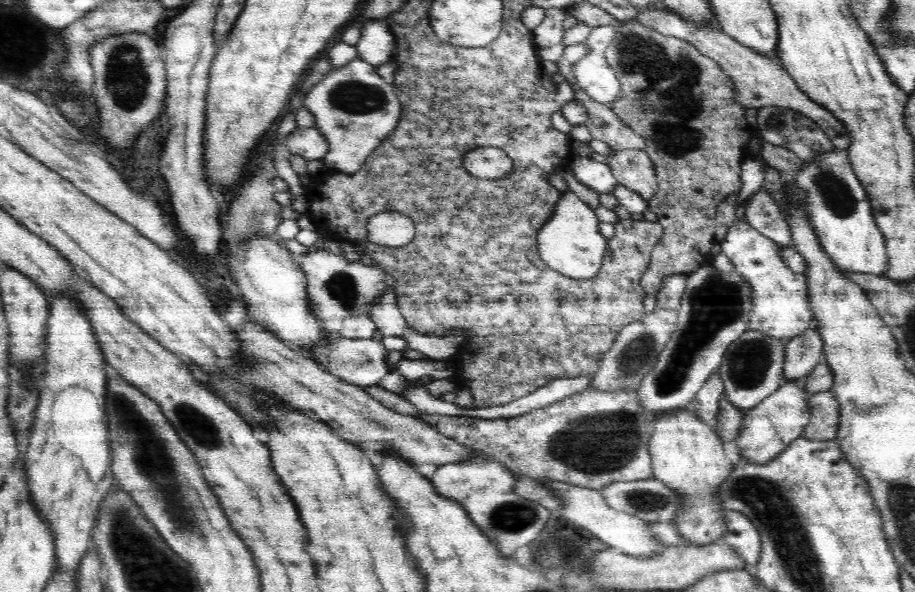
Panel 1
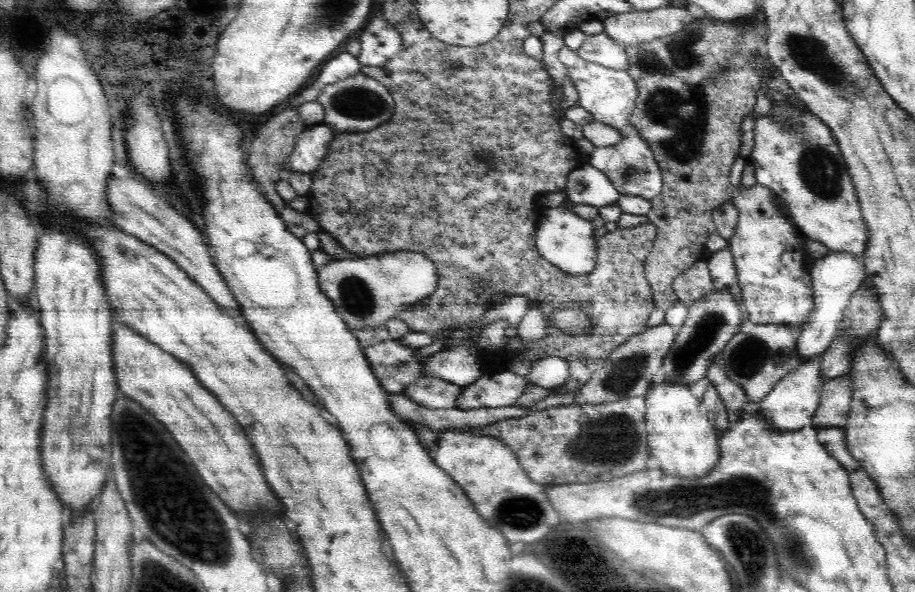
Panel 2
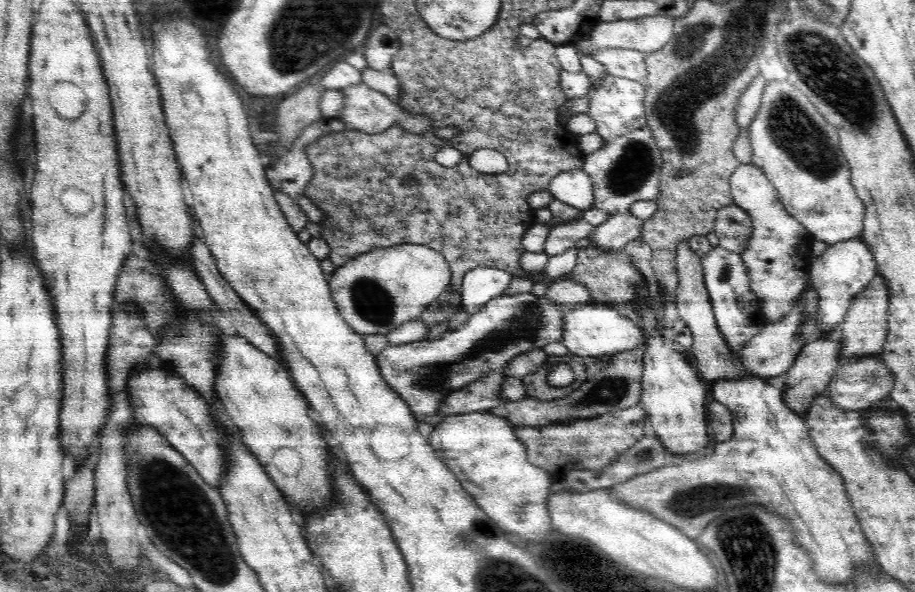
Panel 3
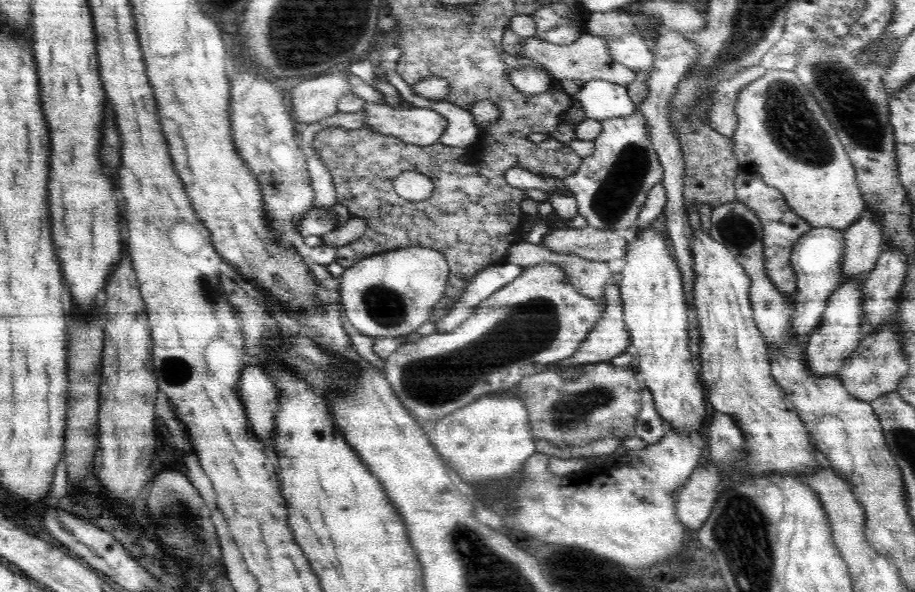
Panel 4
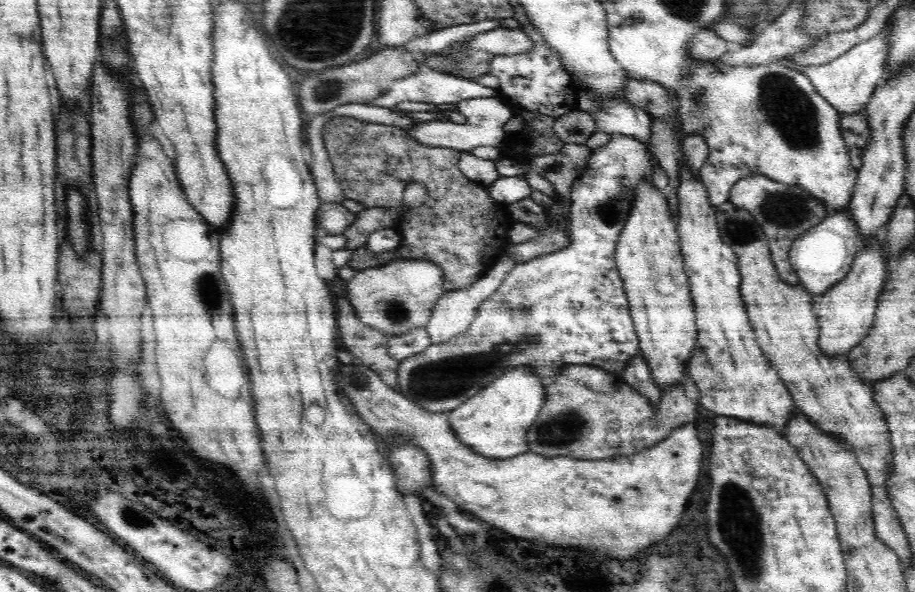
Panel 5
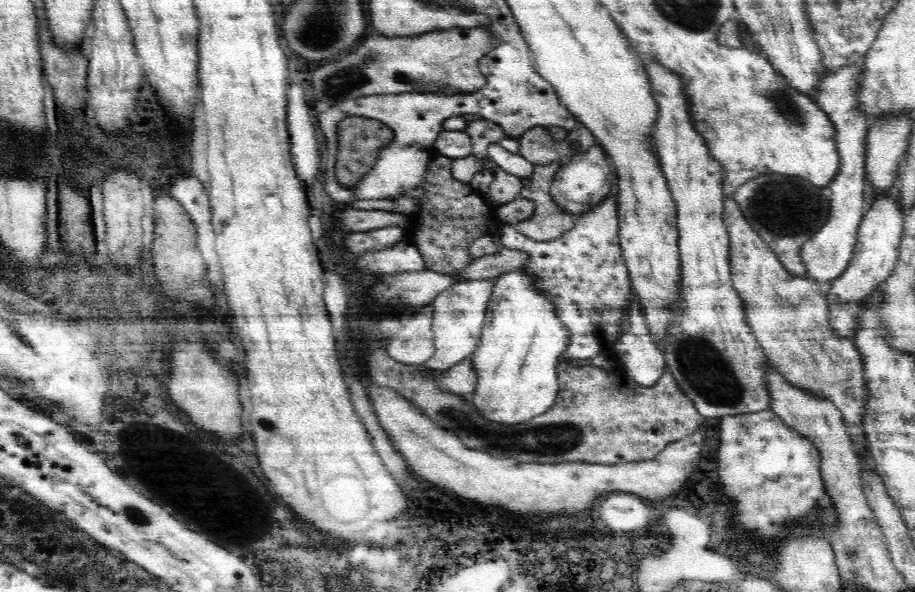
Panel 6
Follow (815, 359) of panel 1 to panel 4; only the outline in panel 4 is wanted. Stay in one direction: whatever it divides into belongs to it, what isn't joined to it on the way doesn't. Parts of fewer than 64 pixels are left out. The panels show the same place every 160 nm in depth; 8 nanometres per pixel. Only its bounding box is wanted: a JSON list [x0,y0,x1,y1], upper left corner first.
[842,210,884,281]

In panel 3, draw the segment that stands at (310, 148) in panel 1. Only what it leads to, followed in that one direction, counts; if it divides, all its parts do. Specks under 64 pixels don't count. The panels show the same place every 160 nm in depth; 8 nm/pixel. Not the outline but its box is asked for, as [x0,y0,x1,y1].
[265,117,348,197]

